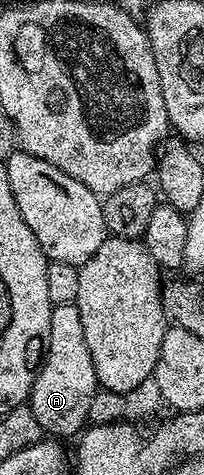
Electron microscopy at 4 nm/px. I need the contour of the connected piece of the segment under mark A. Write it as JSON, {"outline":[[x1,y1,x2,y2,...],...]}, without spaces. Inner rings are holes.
{"outline":[[57,303,50,313,50,337,44,362,32,386,30,406,38,417,41,432,52,437,79,436,89,422,88,414,98,384,90,349,86,349,86,333,82,333,82,313,75,303]]}

